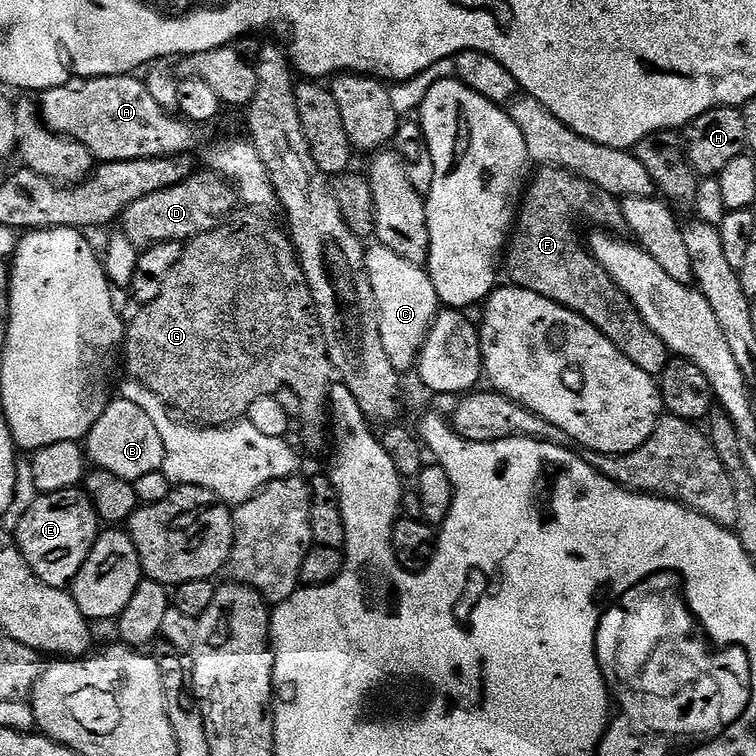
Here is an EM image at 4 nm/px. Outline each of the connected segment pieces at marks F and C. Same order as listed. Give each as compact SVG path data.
M544 166L537 172L540 173L537 176L535 173L531 177L521 199L516 222L506 245L506 268L508 264L508 276L512 279L509 281L515 287L525 288L542 298L558 302L563 308L568 308L574 314L586 318L597 330L606 334L606 338L610 338L610 342L614 342L614 346L618 346L618 350L622 350L622 354L626 354L626 358L630 358L630 362L634 362L634 366L638 366L638 370L658 378L668 365L670 359L668 348L662 342L662 338L658 338L658 334L654 334L654 330L650 330L650 326L646 326L646 322L638 314L638 310L621 292L620 287L612 281L612 277L600 265L600 261L585 245L584 249L576 241L576 232L572 229L576 216L585 216L586 219L601 224L604 227L601 229L604 230L612 230L608 228L623 229L625 222L621 201L617 197L611 196L609 192L595 188L588 180L575 176L572 172L564 171L563 168Z
M376 242L373 245L373 248L371 245L365 251L364 269L368 272L368 281L372 287L374 311L380 322L382 347L396 371L404 374L408 367L411 369L417 363L424 340L442 305L434 290L434 282L421 265L406 262L406 258L398 258L398 254L394 254L394 250L390 250L385 244Z

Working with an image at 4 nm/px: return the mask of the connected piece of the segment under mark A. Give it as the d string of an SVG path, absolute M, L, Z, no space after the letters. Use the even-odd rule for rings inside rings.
M132 74L89 76L67 80L57 88L47 88L38 96L40 119L50 131L86 146L100 162L191 153L196 144L197 129L179 115L165 112L158 102L154 102L145 81L136 78Z

